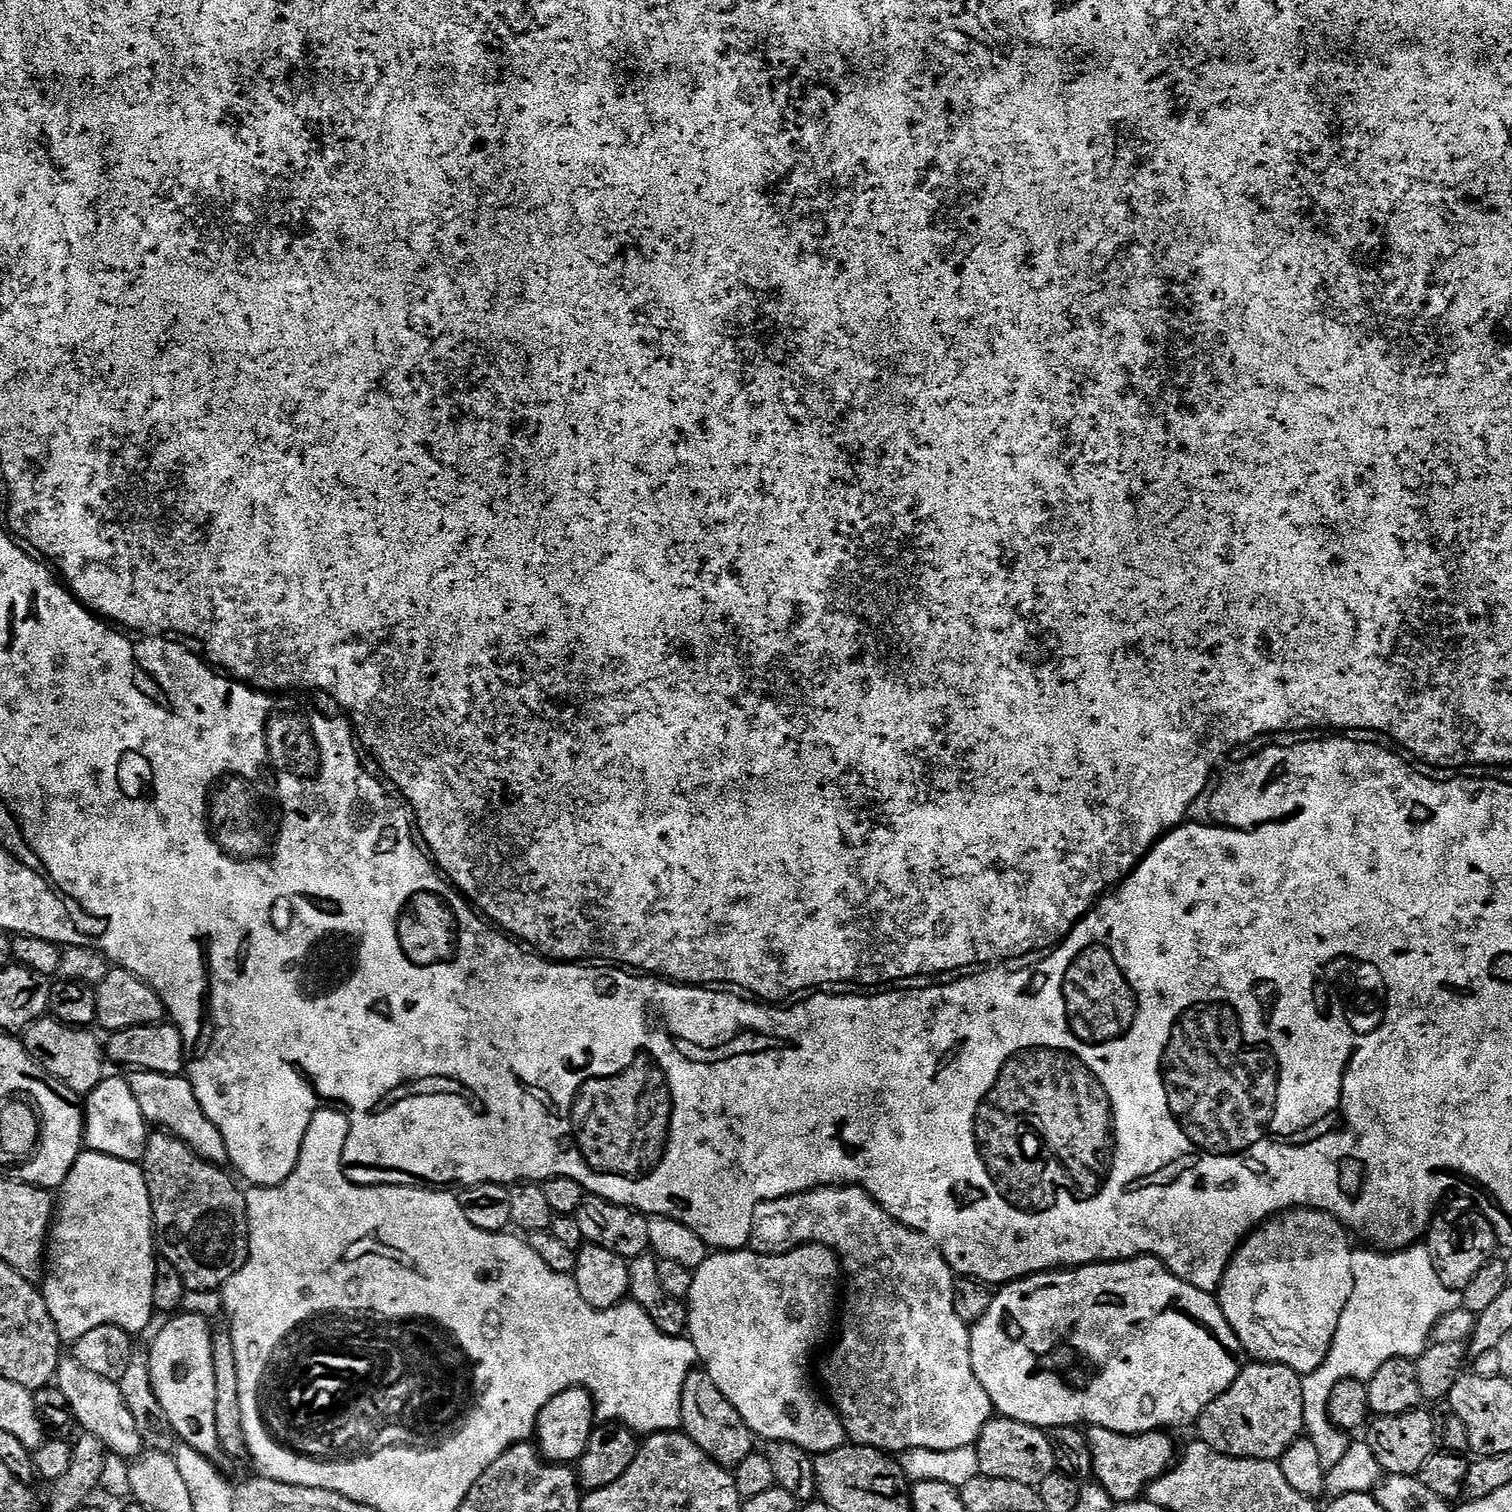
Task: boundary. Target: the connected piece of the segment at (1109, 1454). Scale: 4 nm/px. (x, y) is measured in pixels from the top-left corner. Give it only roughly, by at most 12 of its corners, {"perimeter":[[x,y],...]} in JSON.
{"perimeter":[[1089,1427],[1092,1475],[1139,1500],[1178,1459],[1167,1431]]}

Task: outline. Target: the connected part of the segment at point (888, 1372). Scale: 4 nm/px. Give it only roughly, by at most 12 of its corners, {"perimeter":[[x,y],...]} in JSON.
{"perimeter":[[865,1188],[763,1200],[748,1248],[846,1277],[847,1439],[962,1450],[993,1419],[936,1243]]}

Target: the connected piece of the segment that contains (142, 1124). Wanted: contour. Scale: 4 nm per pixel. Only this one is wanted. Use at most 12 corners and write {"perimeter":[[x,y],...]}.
{"perimeter":[[127,1079],[89,1092],[93,1152],[140,1162],[146,1121]]}

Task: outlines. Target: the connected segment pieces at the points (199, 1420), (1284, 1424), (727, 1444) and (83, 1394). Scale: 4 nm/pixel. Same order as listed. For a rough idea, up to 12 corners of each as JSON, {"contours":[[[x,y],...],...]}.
{"contours":[[[172,1318],[150,1345],[150,1378],[175,1435],[209,1458],[209,1321]],[[1252,1362],[1200,1415],[1227,1456],[1279,1461],[1304,1432],[1304,1381]],[[703,1370],[682,1388],[680,1428],[723,1468],[753,1455],[754,1433]],[[61,1359],[55,1387],[113,1456],[145,1451],[119,1383]]]}

